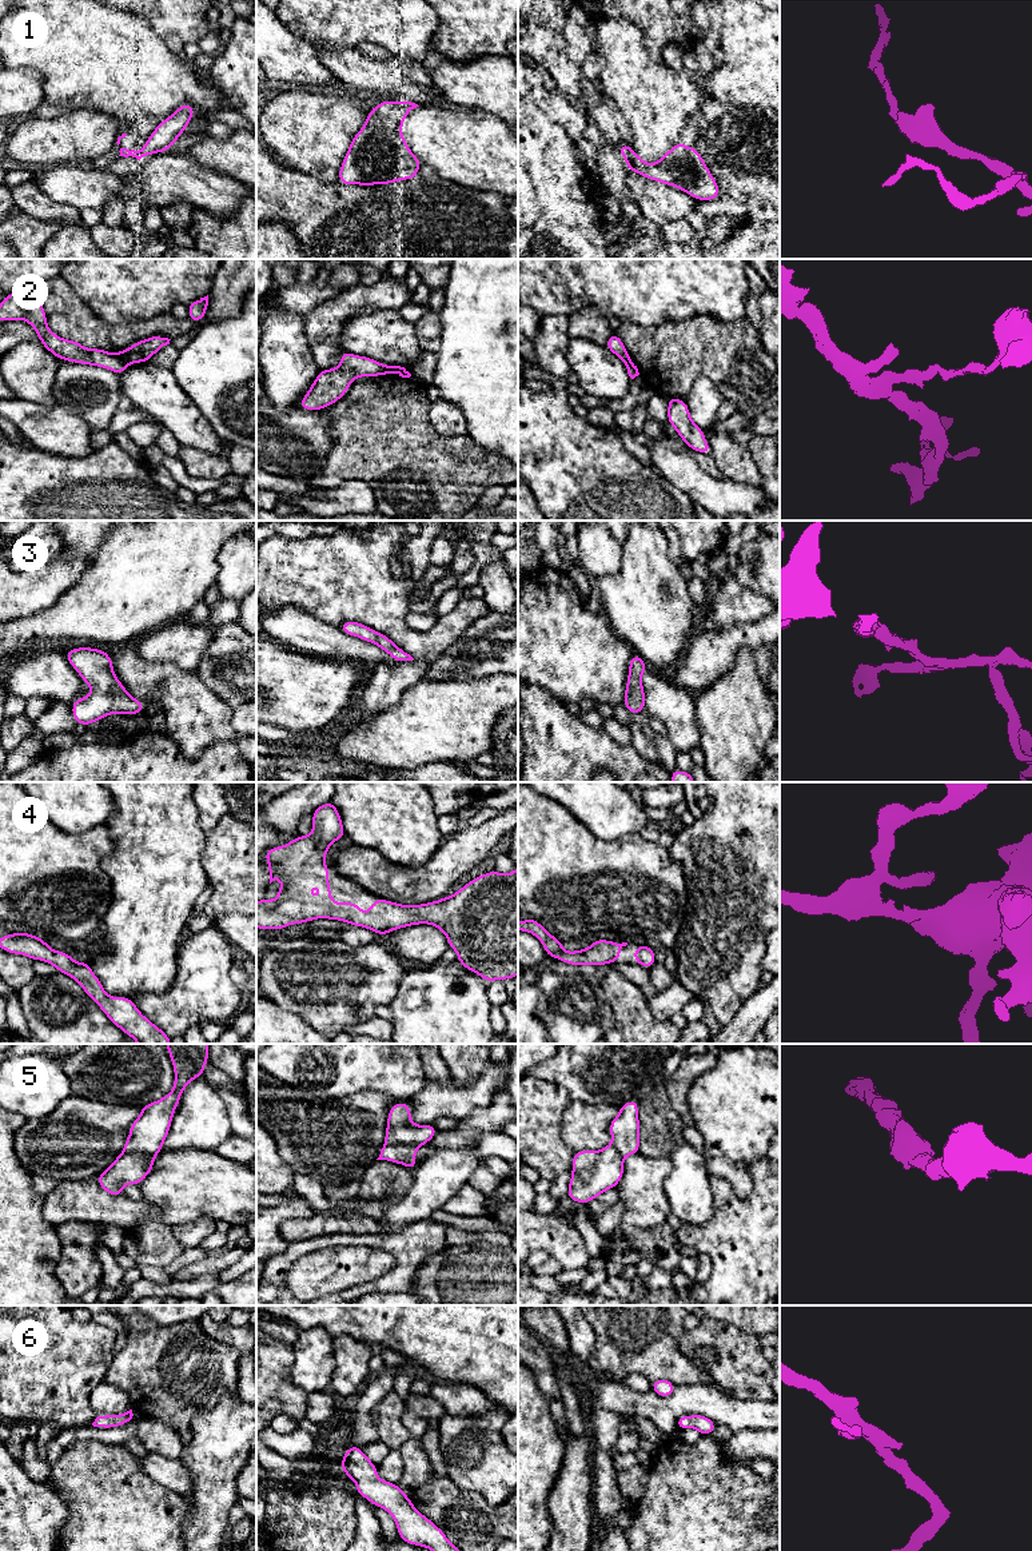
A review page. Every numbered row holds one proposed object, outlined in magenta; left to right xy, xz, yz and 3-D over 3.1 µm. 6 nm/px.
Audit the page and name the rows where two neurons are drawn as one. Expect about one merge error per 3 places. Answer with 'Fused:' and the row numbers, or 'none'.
Fused: 1, 2

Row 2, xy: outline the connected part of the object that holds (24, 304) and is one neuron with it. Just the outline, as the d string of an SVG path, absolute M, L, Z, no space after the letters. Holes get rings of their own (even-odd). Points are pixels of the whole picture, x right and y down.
M21 290L4 296L0 303L0 322L13 319L21 319L29 323L39 335L39 342L56 359L99 366L115 374L121 374L128 368L128 363L113 352L100 348L84 348L79 340L67 340L53 334L47 326L47 315L35 290Z

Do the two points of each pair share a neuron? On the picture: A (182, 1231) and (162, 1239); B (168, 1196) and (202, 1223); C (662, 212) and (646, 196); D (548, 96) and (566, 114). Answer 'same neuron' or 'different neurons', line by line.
A: different neurons
B: different neurons
C: same neuron
D: same neuron

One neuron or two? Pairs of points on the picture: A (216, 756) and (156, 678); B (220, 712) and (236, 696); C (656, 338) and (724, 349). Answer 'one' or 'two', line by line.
A: two
B: two
C: one

